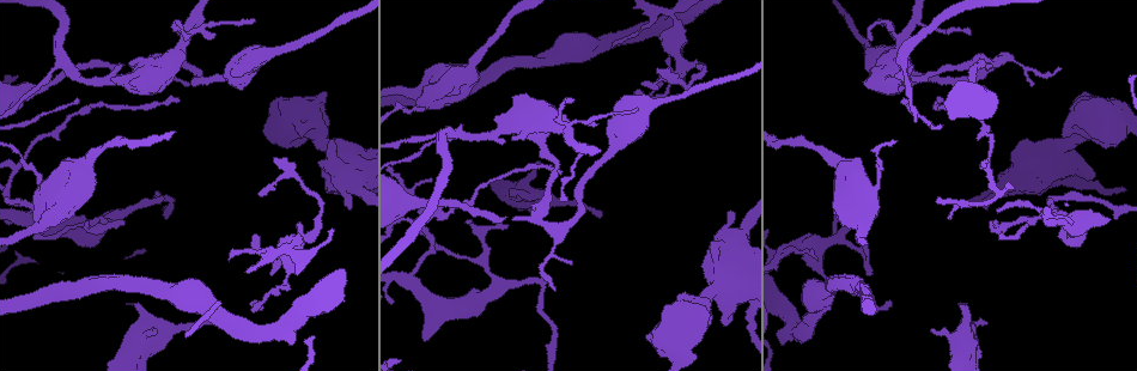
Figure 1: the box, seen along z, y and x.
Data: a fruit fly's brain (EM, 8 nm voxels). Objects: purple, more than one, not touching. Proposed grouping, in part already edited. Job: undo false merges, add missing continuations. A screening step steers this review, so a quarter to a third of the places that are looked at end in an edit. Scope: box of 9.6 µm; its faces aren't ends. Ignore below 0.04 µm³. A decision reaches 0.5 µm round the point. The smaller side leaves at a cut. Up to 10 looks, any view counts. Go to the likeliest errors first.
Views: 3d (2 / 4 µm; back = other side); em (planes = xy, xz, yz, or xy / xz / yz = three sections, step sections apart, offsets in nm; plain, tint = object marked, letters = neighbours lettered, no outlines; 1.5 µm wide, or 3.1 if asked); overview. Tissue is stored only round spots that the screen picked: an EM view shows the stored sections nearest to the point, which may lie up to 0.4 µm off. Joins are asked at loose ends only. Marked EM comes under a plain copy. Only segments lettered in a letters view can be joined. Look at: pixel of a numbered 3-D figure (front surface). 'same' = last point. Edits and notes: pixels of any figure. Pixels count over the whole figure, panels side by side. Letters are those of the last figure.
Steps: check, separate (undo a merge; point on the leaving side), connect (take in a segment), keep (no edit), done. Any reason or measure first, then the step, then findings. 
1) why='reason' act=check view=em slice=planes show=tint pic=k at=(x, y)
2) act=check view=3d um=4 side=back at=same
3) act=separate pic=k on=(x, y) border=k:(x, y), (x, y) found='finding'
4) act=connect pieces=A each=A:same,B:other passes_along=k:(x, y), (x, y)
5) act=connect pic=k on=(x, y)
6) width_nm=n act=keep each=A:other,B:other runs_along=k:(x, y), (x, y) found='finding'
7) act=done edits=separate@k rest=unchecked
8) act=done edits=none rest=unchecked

why='an open end' act=check view=3d um=2 pic=1 at=(965, 303)

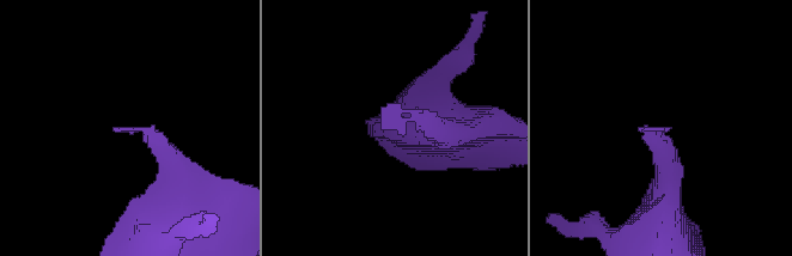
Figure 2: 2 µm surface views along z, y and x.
why='now the EM' act=check view=em slice=planes show=tint pic=2 at=(114, 128)

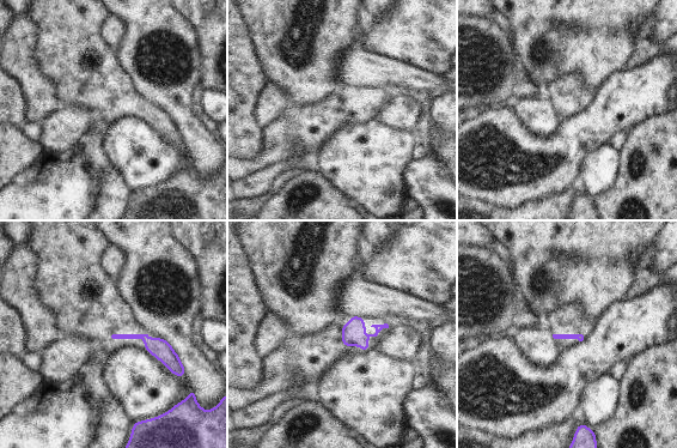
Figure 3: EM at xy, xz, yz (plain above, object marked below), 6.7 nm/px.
why='see the neighbours' act=check view=em slice=planes show=letters at=same

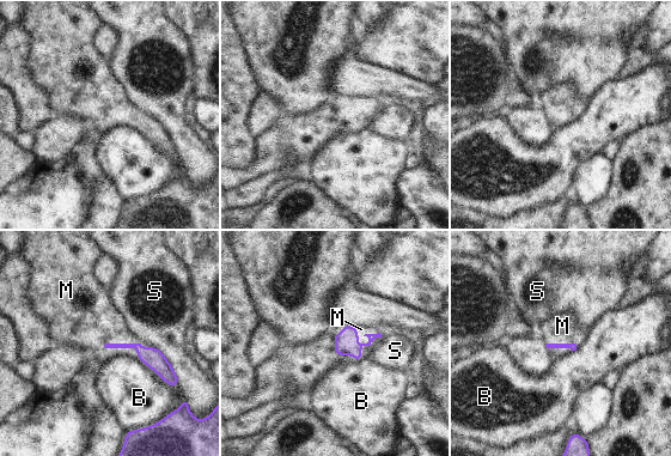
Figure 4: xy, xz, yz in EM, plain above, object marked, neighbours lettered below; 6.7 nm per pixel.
act=connect pic=4 on=(361, 329) each=B:other,M:same,S:other passes_along=4:(346, 344), (367, 342), (361, 329) found='the cell continues'

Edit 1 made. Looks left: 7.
why='branch stops here' act=check view=3d um=4 side=back pic=1 at=(942, 99)

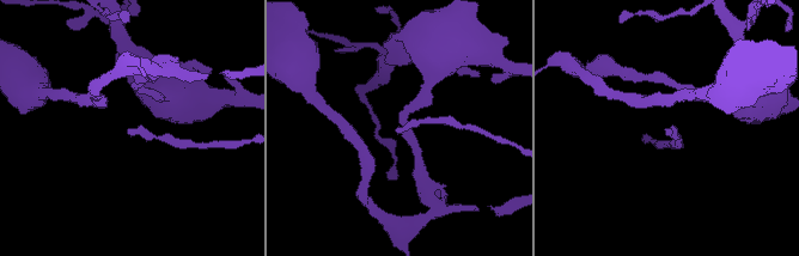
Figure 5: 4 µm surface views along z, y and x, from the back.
act=check view=em slice=xy step=4 show=letters pic=5 at=(667, 133)

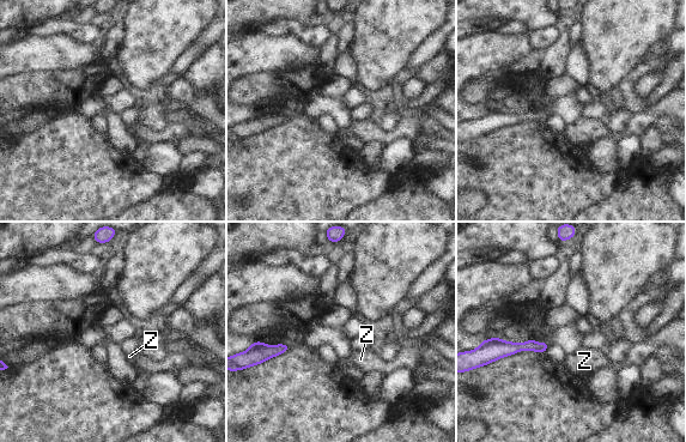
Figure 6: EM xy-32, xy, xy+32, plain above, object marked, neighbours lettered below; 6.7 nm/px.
act=check view=em slice=planes show=letters at=same

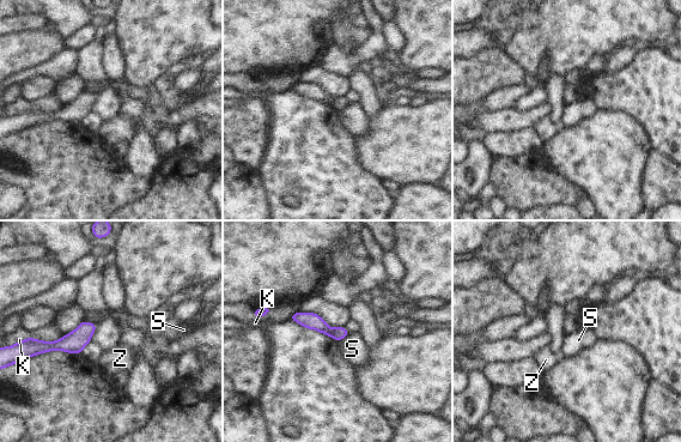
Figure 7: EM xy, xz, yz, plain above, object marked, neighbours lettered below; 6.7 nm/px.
act=keep each=K:other,S:other,Z:other border=7:(350, 332), (336, 341) found='none of them fits'

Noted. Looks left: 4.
why='free end' act=check view=3d um=4 pic=1 at=(274, 160)

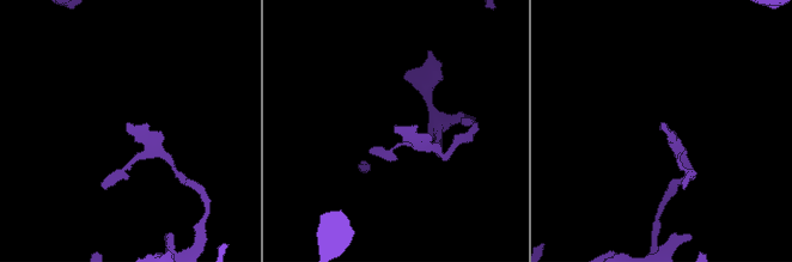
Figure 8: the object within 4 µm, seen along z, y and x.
why='need the tissue' act=check view=em slice=planes show=letters pic=8 at=(397, 128)

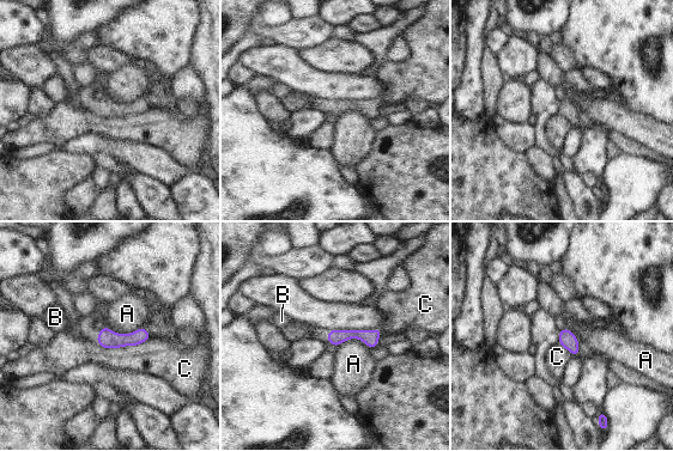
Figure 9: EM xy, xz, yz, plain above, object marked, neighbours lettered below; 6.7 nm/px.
width_nm=100 act=connect pic=9 on=(313, 331) each=A:other,B:same,C:other passes_along=9:(335, 337), (328, 336), (313, 331) found='it goes on there'

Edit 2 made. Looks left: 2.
act=check view=overview

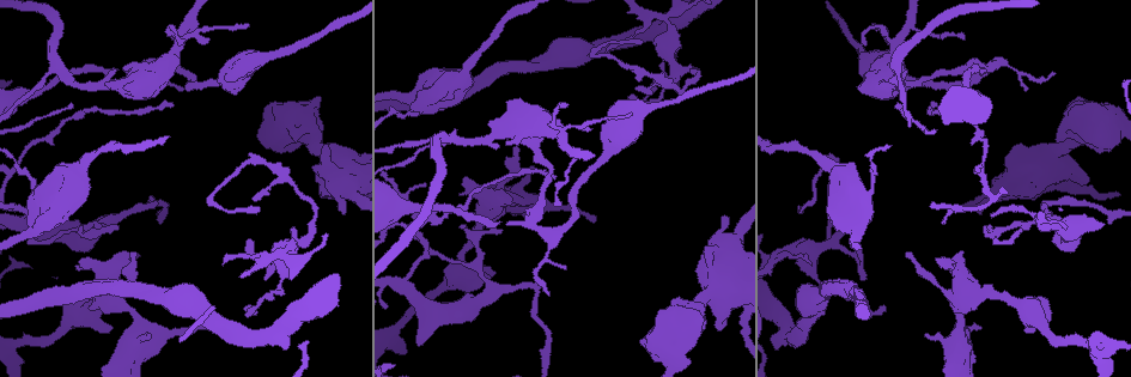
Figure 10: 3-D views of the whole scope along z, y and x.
why='narrows sharply' act=check view=em slice=planes show=letters pic=10 at=(449, 213)

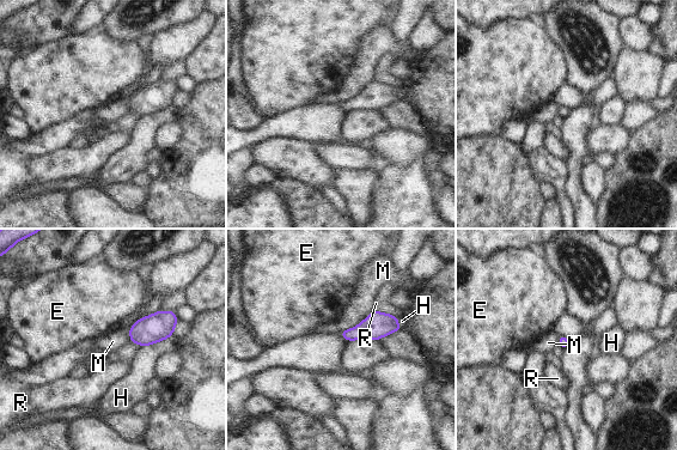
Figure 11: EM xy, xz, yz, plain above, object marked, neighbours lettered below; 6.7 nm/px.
act=keep each=E:other,H:other,M:other,R:other border=11:(373, 309), (357, 324), (341, 332) found='continuous, no second cell'

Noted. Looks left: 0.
act=done edits=connect@4,connect@9 rest=unchecked

